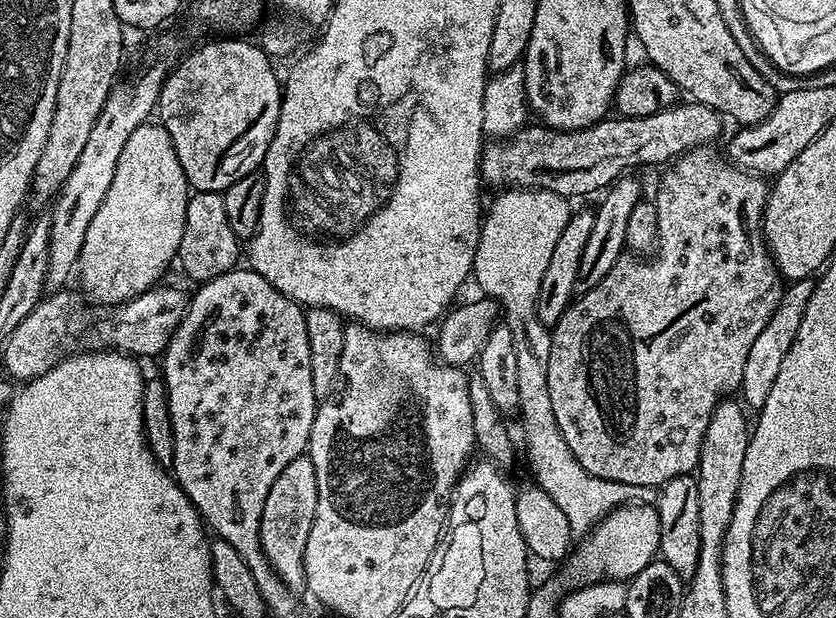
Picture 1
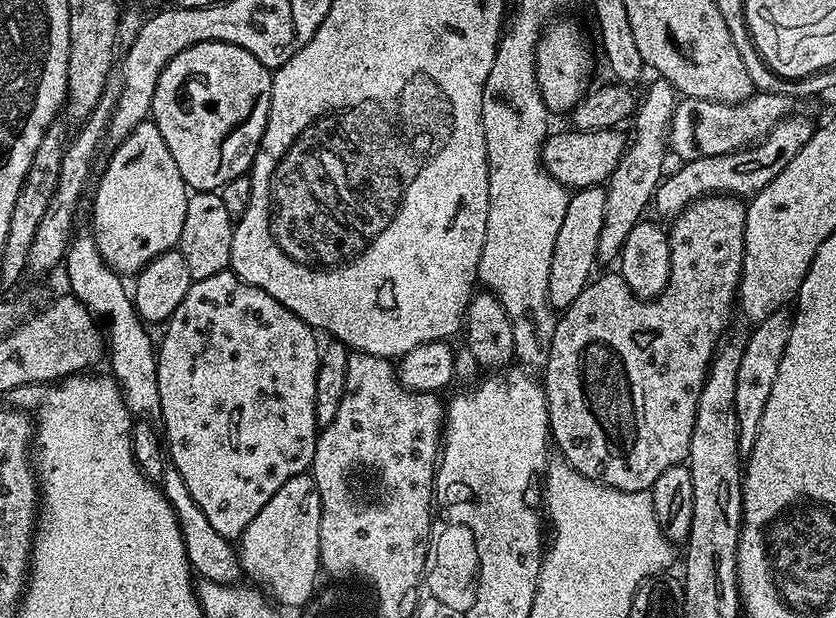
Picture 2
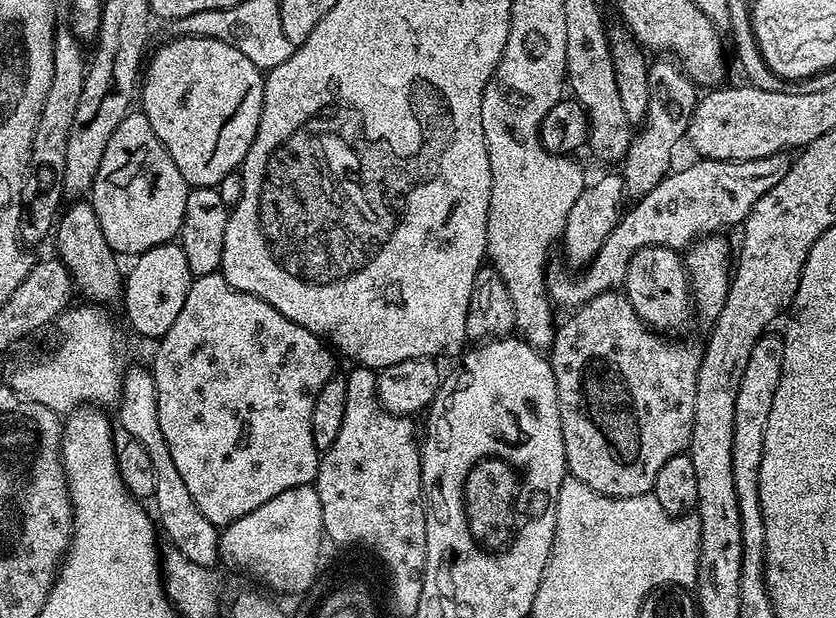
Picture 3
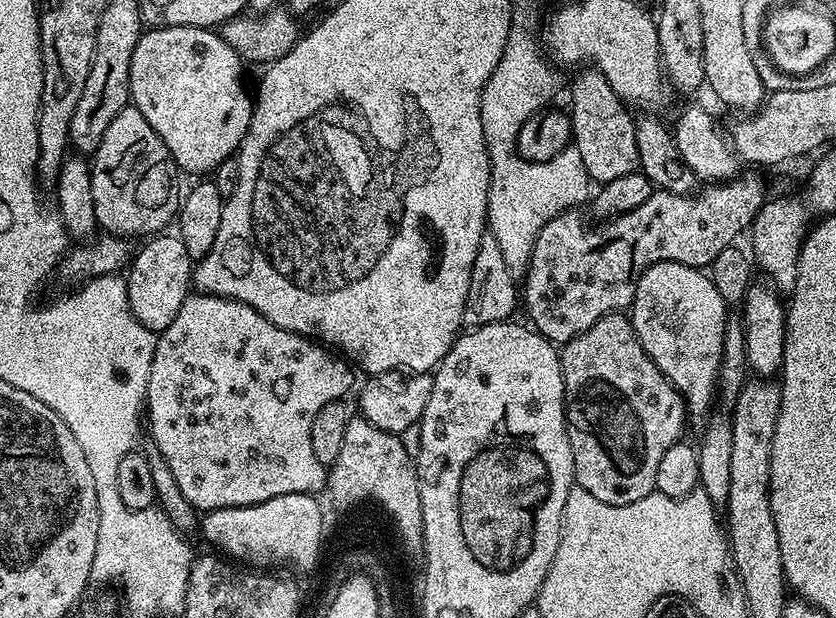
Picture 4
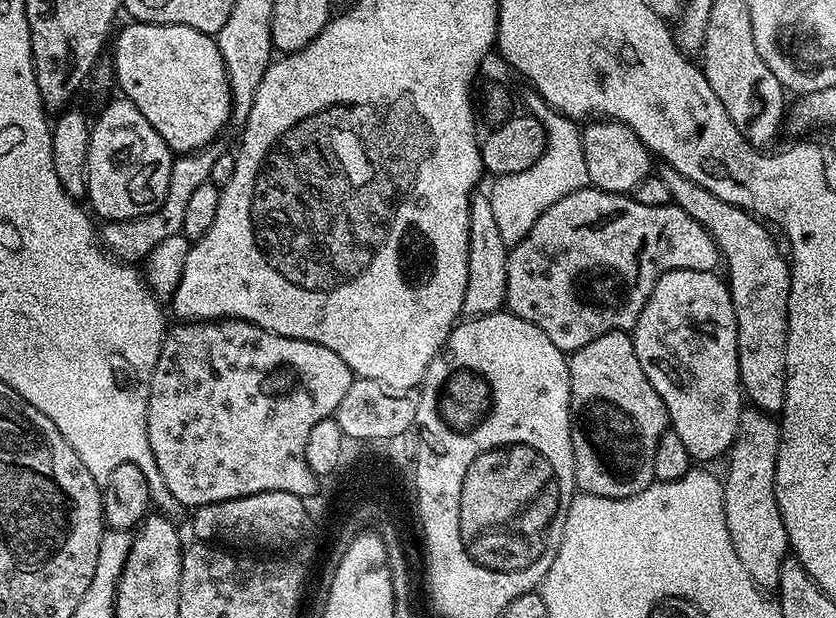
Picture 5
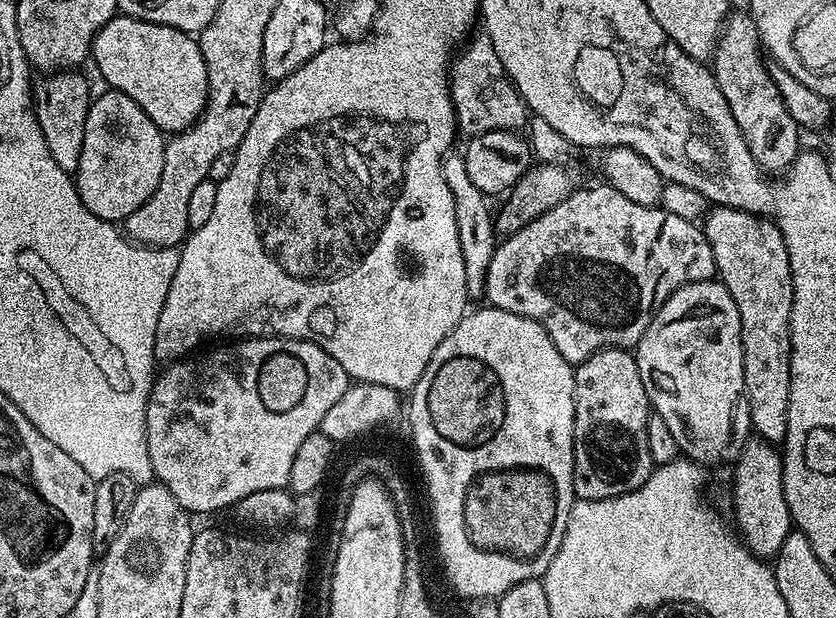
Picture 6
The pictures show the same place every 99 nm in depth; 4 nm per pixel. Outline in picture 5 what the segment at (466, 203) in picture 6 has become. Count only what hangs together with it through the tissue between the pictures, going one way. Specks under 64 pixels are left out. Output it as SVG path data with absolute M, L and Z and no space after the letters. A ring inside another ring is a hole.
M477 190L470 202L470 254L466 274L466 294L462 298L462 313L465 317L485 316L501 311L506 304L506 266L510 245L502 242L502 234L494 218L487 195Z

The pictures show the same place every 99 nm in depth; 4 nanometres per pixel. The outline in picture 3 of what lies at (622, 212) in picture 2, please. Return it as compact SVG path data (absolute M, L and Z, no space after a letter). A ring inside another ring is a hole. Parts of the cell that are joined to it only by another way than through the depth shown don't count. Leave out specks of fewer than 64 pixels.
M656 59L648 66L650 94L646 97L646 118L633 135L632 144L622 161L624 191L632 198L650 194L650 190L654 190L654 186L658 186L658 182L662 182L662 178L668 175L673 167L672 151L679 140L683 141L687 137L688 123L698 99L697 85L693 84L675 59Z

